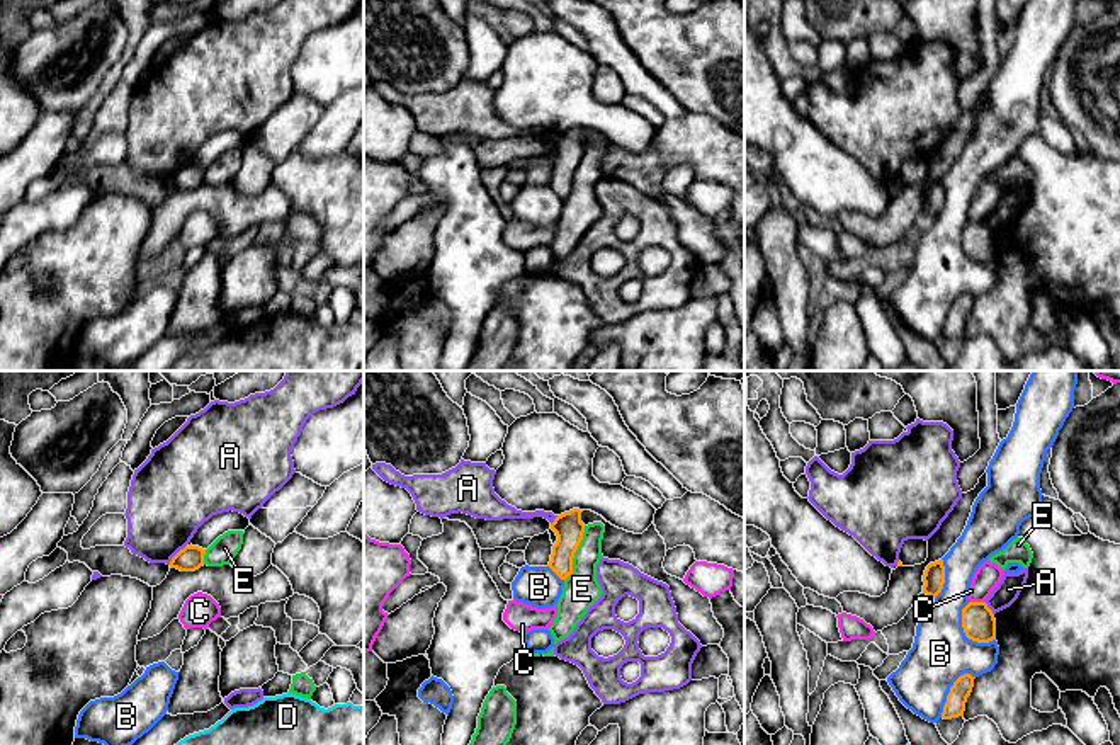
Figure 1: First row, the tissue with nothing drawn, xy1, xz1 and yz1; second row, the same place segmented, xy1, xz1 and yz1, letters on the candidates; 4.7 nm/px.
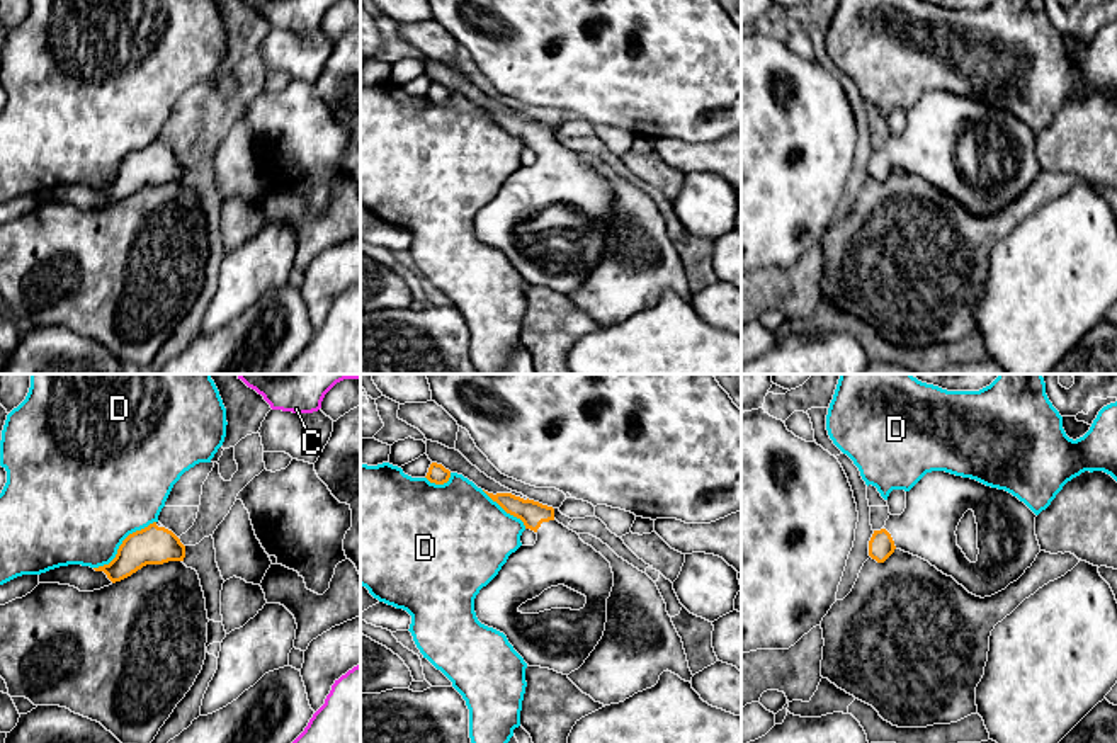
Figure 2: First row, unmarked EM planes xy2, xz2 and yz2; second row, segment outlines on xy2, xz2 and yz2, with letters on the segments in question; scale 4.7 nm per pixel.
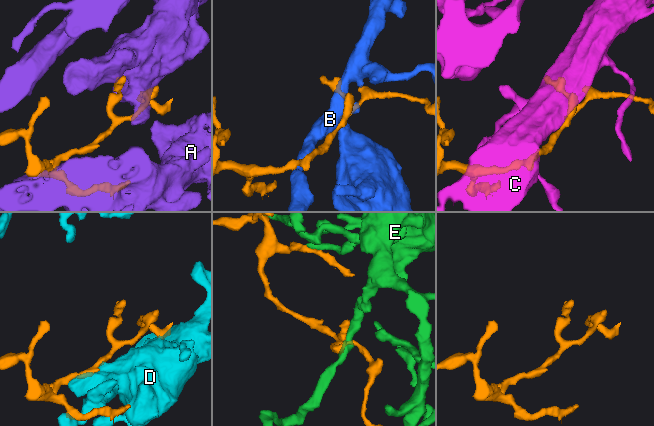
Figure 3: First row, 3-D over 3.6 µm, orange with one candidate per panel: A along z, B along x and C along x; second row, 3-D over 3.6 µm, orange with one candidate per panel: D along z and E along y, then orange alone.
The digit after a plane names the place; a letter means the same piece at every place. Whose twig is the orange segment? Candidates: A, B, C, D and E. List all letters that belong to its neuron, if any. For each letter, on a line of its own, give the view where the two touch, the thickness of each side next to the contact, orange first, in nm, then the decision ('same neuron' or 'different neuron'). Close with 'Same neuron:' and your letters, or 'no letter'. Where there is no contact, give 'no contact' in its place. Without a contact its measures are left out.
A: meets orange in xy1; 120 nm thick on the orange side, 380 nm on the other; different neuron
B: meets orange in yz1; 160 nm thick on the orange side, 280 nm on the other; different neuron
C: meets orange in yz1; 160 nm thick on the orange side, 120 nm on the other; different neuron
D: meets orange in xy2; 180 nm thick on the orange side, 480 nm on the other; different neuron
E: meets orange in xz1; 140 nm thick on the orange side, 170 nm on the other; different neuron
Same neuron: no letter

